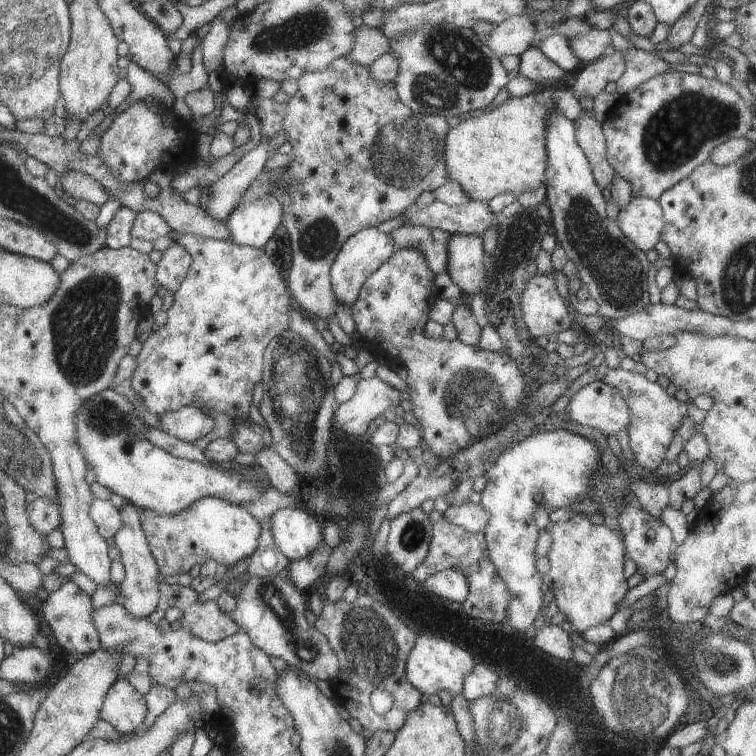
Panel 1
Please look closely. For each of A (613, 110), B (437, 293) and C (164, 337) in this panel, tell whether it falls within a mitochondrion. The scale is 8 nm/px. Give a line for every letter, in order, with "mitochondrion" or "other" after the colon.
A: other
B: other
C: other

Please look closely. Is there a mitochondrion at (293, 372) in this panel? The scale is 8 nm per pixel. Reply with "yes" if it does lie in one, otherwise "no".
yes

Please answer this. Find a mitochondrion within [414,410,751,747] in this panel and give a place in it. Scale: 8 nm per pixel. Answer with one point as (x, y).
(634, 692)

